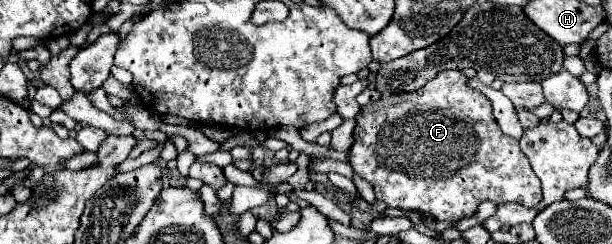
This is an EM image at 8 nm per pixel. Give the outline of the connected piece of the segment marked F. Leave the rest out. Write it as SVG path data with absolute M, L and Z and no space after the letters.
M461 70L439 72L417 92L379 98L363 106L355 122L349 164L357 176L373 186L377 200L385 202L389 208L417 208L433 214L441 222L473 216L483 200L495 204L523 202L529 208L541 202L539 178L519 150L519 142L501 132L491 102L481 92L467 86L467 78Z

